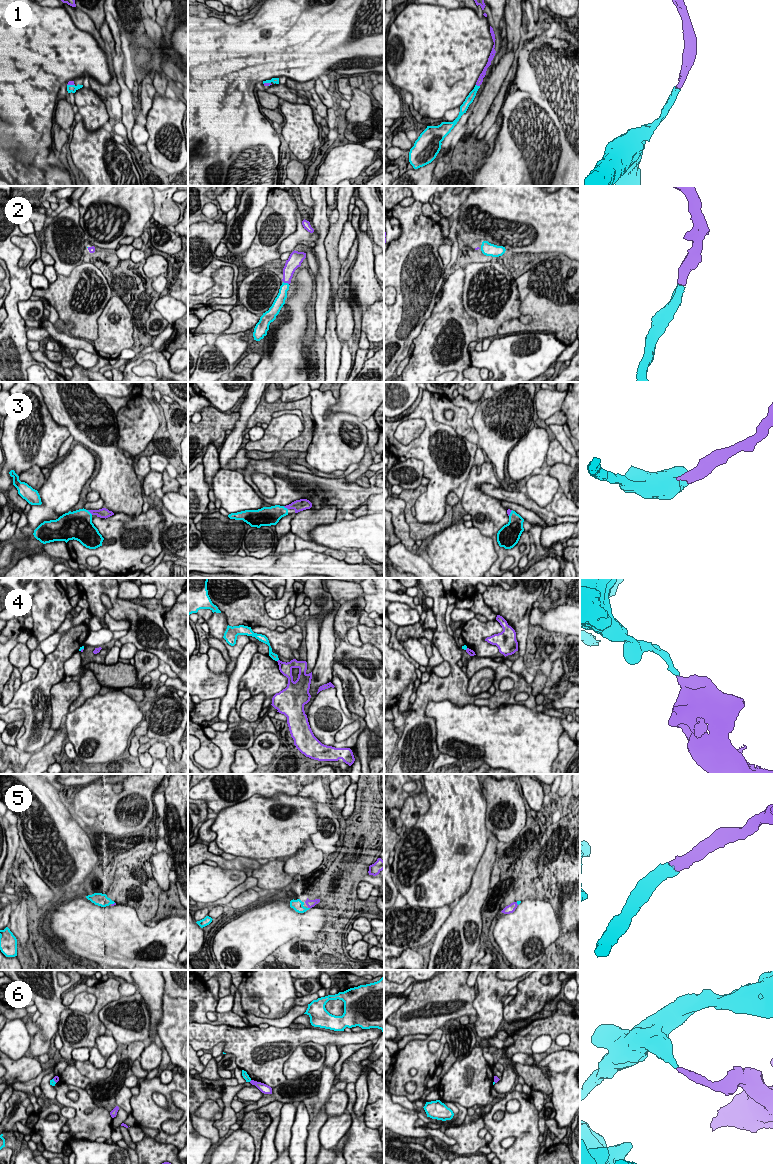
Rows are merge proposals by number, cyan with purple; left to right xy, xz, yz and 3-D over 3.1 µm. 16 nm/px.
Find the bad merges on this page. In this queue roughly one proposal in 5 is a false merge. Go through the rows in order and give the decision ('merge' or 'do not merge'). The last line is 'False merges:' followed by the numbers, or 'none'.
1: merge
2: merge
3: merge
4: do not merge
5: merge
6: merge
False merges: 4

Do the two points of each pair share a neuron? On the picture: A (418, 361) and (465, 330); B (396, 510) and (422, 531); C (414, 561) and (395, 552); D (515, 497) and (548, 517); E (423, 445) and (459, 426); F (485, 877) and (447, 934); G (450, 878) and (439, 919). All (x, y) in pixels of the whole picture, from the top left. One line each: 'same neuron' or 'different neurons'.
A: same neuron
B: different neurons
C: same neuron
D: same neuron
E: different neurons
F: same neuron
G: different neurons

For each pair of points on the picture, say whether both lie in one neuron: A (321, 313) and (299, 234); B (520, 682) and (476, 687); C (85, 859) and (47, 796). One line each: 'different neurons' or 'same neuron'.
A: different neurons
B: different neurons
C: same neuron

